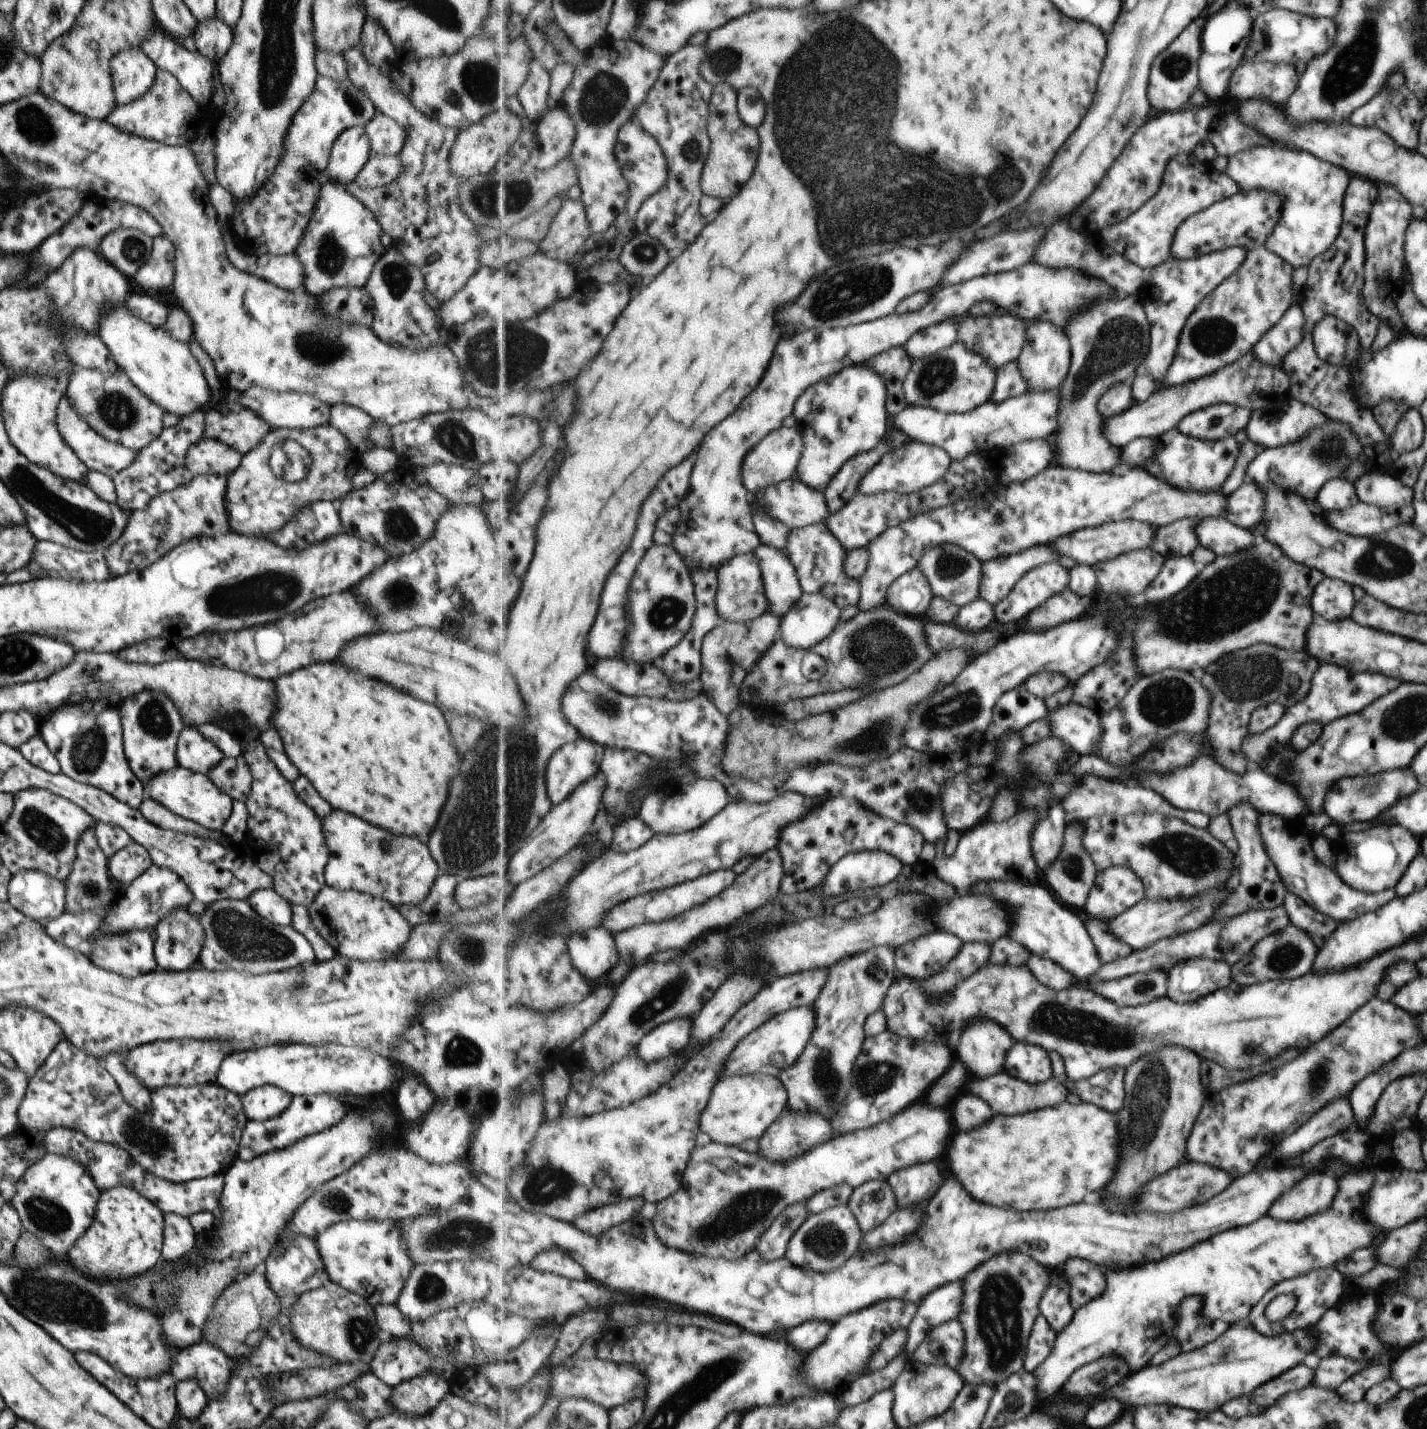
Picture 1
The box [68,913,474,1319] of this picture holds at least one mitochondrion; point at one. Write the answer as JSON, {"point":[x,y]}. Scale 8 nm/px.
{"point":[151,1142]}

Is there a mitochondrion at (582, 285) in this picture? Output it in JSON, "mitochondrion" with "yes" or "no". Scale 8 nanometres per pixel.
{"mitochondrion":"no"}

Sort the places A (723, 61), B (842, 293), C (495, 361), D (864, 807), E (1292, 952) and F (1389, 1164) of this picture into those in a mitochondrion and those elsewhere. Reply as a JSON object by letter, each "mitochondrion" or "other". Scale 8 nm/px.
{"A":"mitochondrion","B":"mitochondrion","C":"mitochondrion","D":"other","E":"mitochondrion","F":"other"}

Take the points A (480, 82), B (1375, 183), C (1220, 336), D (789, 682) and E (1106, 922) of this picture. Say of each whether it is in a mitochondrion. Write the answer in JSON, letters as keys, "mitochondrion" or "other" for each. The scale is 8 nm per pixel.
{"A":"mitochondrion","B":"other","C":"mitochondrion","D":"mitochondrion","E":"other"}

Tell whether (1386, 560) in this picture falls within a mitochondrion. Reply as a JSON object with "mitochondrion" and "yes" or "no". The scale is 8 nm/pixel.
{"mitochondrion":"yes"}

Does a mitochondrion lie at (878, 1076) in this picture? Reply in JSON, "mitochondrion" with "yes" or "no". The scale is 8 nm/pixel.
{"mitochondrion":"yes"}

